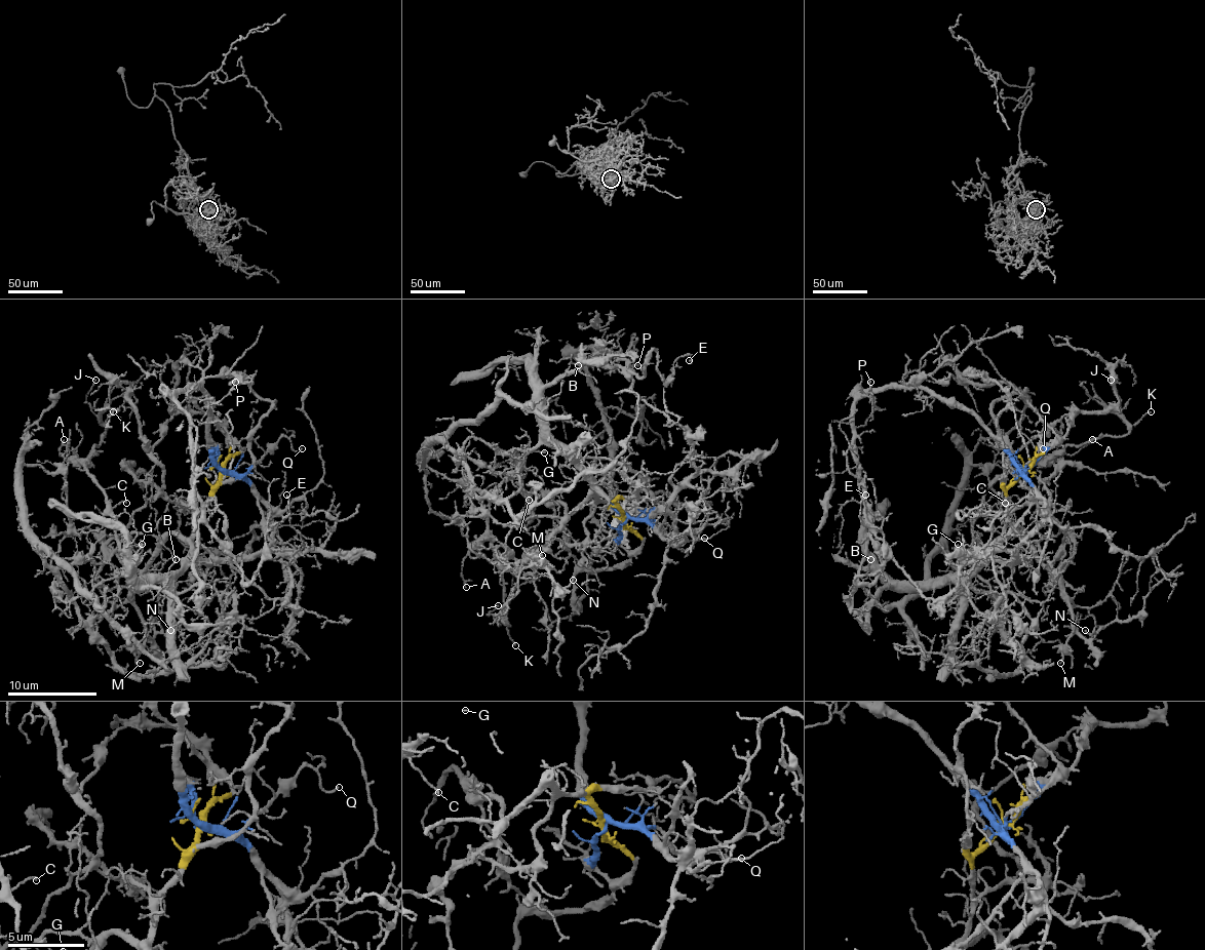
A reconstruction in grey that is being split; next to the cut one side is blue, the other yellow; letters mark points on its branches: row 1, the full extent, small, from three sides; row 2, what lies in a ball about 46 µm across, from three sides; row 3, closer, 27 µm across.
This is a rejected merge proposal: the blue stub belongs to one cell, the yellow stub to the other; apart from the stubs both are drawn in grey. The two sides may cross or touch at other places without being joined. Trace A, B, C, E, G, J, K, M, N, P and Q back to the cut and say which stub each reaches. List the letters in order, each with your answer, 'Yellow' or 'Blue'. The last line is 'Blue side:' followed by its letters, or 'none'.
A: Yellow
B: Yellow
C: Yellow
E: Blue
G: Yellow
J: Yellow
K: Yellow
M: Yellow
N: Yellow
P: Blue
Q: Blue
Blue side: E, P, Q

